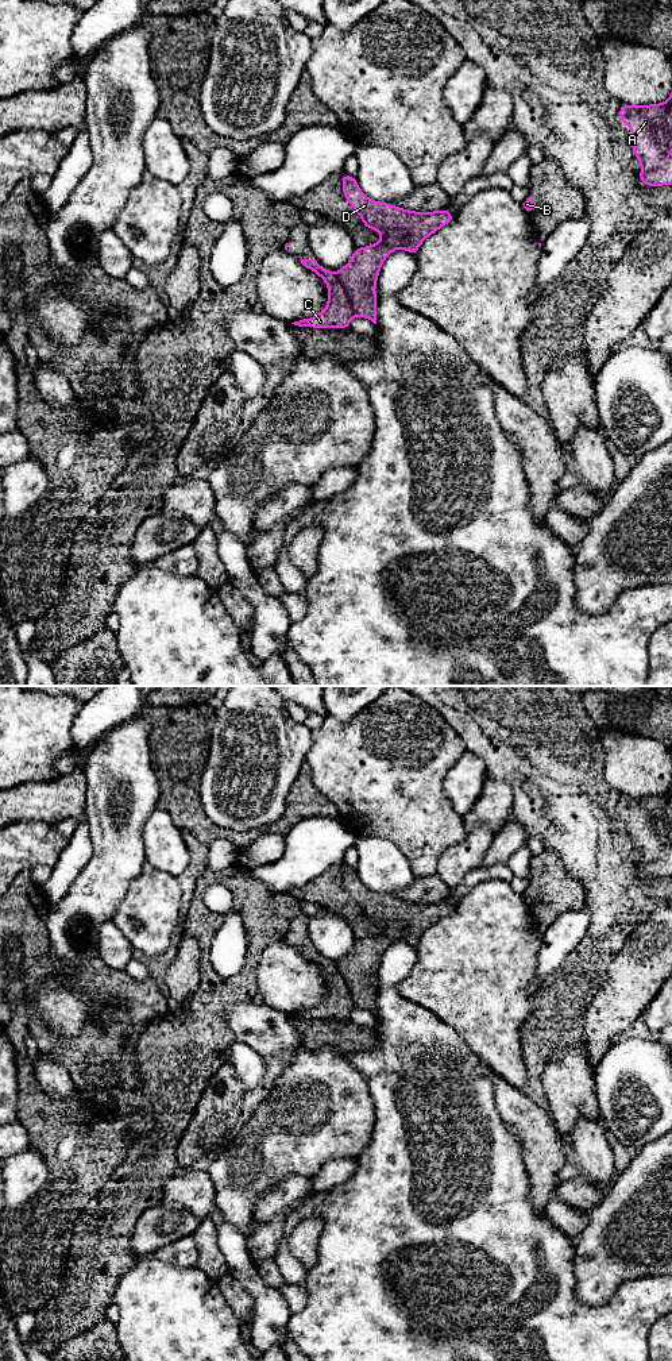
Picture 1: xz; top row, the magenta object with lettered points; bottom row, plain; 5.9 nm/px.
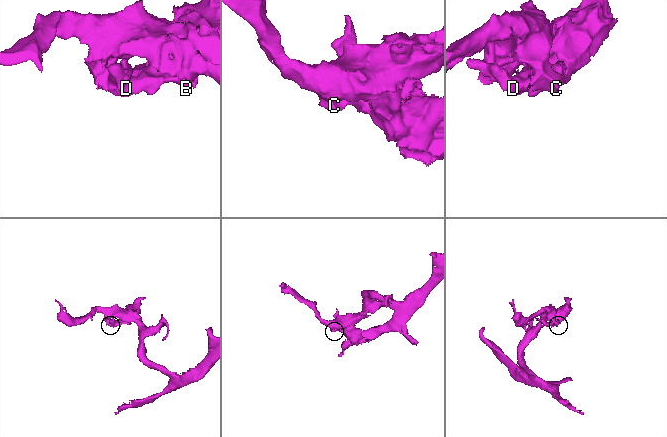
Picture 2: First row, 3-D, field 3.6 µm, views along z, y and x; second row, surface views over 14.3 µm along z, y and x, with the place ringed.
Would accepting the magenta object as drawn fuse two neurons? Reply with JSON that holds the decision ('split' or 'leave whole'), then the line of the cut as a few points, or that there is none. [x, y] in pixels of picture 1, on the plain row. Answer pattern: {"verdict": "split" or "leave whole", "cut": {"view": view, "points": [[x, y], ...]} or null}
{"verdict": "split", "cut": {"view": "xz", "points": [[336, 971], [344, 980], [355, 1006]]}}

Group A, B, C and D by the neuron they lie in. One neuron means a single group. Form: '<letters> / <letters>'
A C / B D

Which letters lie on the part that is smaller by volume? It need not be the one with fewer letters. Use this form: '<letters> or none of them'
B, D

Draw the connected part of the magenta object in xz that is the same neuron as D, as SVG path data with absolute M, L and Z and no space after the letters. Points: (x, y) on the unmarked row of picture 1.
M347 864L341 867L343 886L348 895L363 911L364 919L382 924L382 930L367 938L356 938L349 953L336 961L339 975L345 980L355 1007L366 1009L376 1015L376 984L375 978L379 960L385 951L397 940L405 940L413 948L417 946L421 934L441 918L453 913L455 906L445 899L433 903L416 903L368 890L358 876L356 868Z

